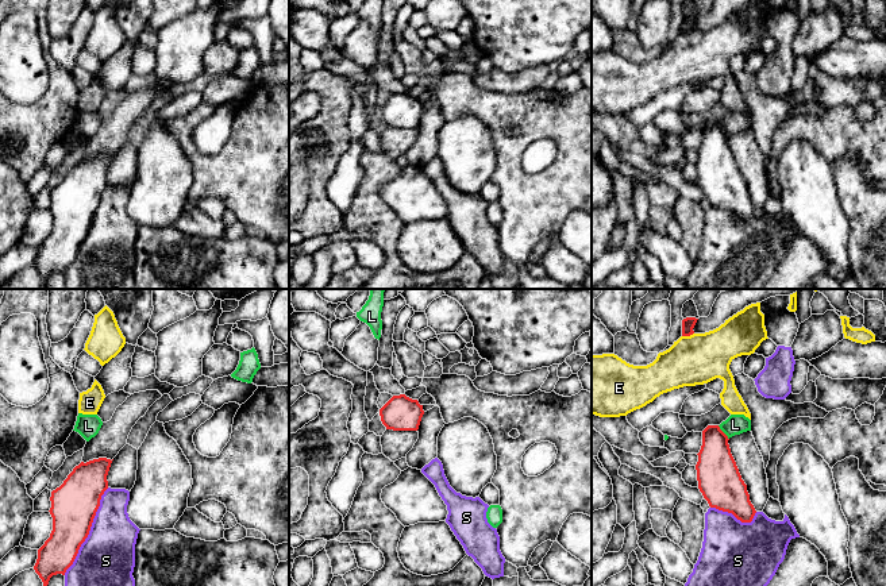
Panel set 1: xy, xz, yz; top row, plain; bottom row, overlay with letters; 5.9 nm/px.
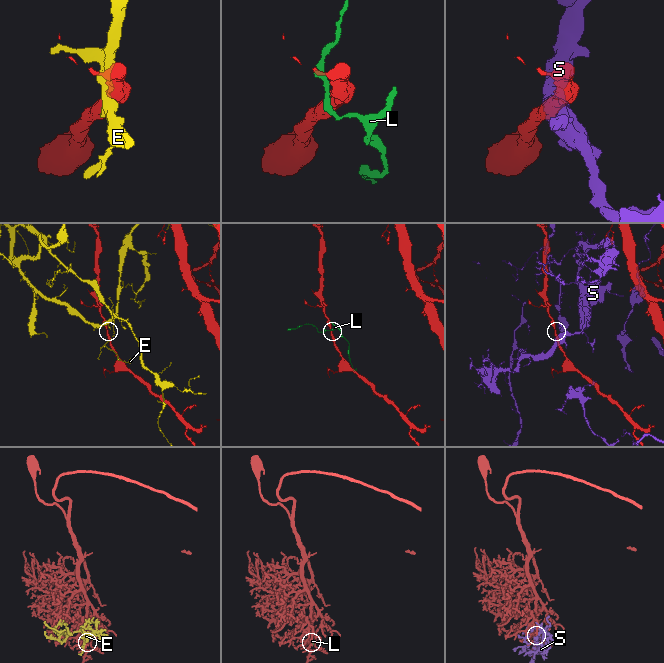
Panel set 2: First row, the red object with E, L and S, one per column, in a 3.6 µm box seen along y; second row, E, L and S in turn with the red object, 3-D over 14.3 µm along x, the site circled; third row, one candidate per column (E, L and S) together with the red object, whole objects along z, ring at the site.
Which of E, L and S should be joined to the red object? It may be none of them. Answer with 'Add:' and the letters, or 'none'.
Add: none

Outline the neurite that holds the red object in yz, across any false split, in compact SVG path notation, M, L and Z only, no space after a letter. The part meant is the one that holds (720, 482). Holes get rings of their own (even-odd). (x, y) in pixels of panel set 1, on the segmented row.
M708 425L702 431L702 446L696 464L698 489L710 508L732 513L741 523L751 523L756 510L728 440L719 425Z

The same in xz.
M405 394L393 396L380 409L382 424L393 431L417 431L423 415L423 405Z

